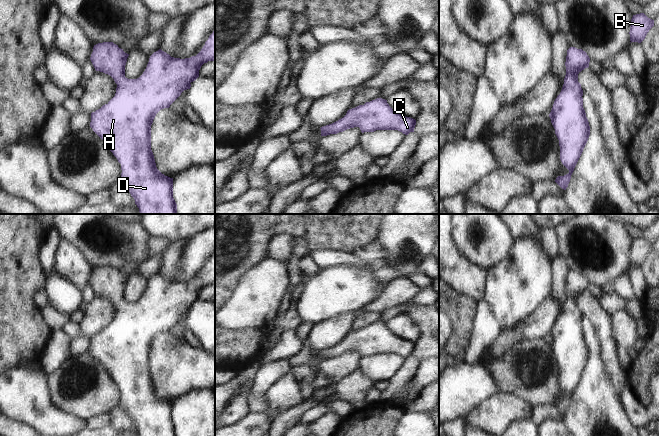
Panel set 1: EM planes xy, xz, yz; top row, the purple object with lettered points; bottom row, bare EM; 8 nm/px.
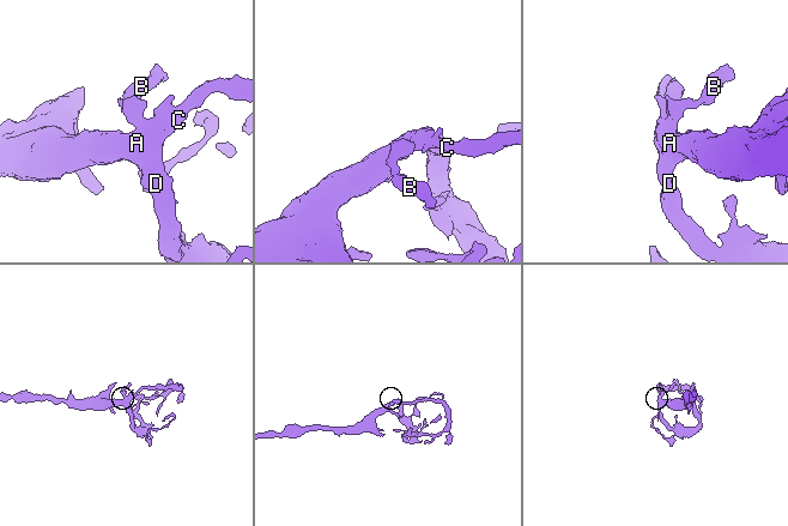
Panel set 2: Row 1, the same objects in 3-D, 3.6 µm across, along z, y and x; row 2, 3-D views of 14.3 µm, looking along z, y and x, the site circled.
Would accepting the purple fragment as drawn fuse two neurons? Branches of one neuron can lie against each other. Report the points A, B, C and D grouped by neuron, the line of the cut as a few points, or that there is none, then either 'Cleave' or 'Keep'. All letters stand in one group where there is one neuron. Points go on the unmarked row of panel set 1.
Groups: A B C D. No split. Keep.

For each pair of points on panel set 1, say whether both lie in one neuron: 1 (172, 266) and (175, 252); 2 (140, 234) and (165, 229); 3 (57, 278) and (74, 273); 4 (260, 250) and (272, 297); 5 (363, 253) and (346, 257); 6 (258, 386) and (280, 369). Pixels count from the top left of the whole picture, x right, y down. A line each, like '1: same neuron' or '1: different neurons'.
1: same neuron
2: different neurons
3: different neurons
4: different neurons
5: different neurons
6: same neuron

